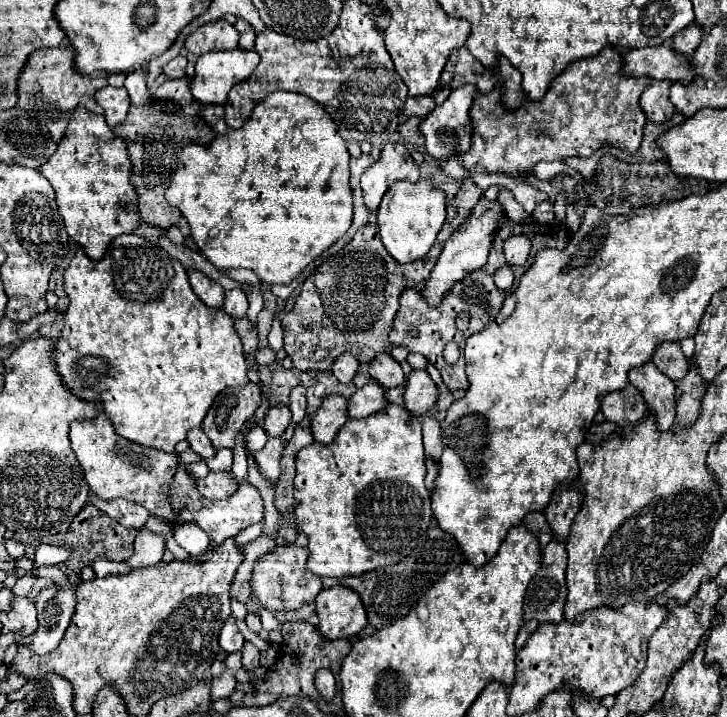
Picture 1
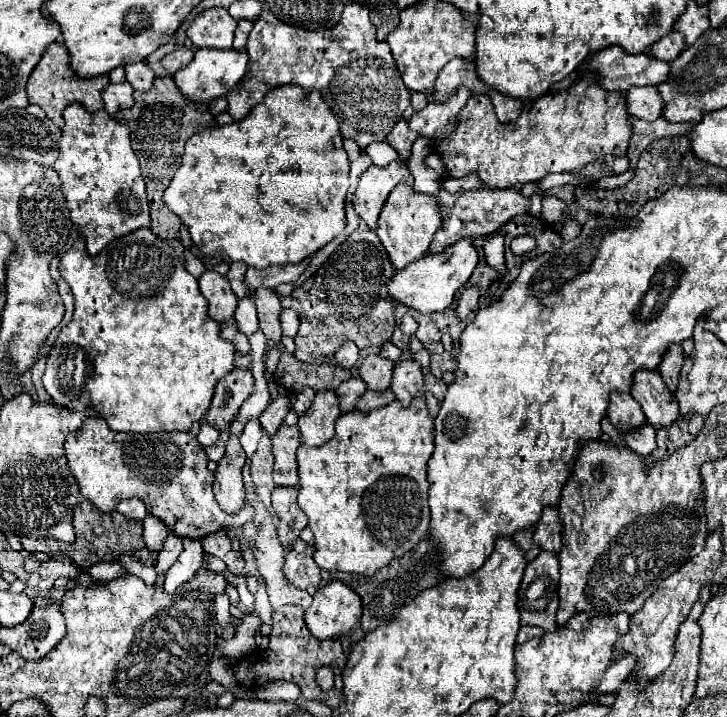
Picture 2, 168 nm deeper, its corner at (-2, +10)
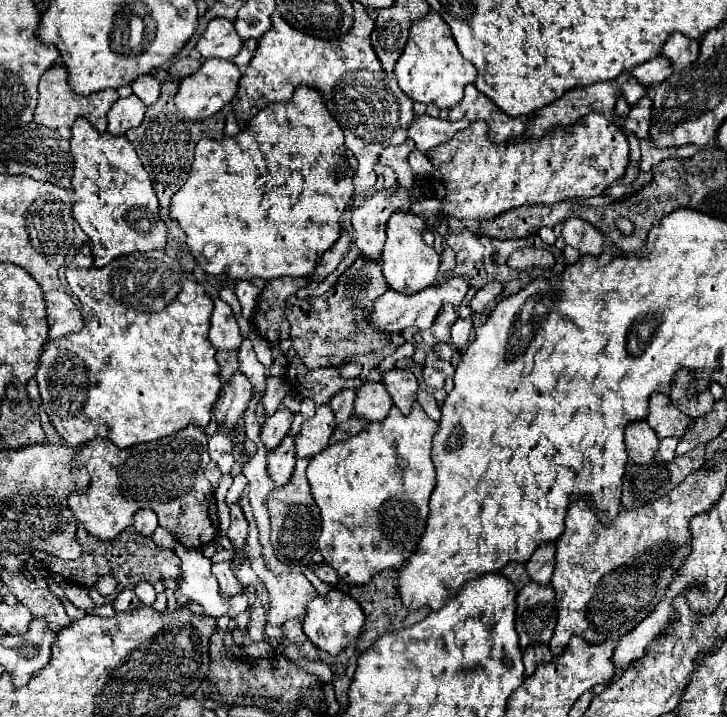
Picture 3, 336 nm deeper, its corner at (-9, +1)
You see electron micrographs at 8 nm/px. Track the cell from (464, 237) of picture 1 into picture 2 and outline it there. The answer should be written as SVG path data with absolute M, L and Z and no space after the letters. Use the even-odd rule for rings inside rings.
M462 238L456 244L448 246L446 250L422 256L420 260L408 264L408 268L396 272L396 276L388 282L388 290L394 300L408 304L422 314L444 312L452 304L454 294L468 282L476 264L478 264L478 250L474 248L474 240Z

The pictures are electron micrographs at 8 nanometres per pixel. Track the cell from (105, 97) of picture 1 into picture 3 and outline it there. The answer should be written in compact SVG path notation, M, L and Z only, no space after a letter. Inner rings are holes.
M131 95L127 99L117 99L107 115L107 119L109 119L107 131L113 135L125 135L129 129L137 127L143 121L145 109L147 107L143 105L143 101L139 101L139 97L135 97L135 95Z

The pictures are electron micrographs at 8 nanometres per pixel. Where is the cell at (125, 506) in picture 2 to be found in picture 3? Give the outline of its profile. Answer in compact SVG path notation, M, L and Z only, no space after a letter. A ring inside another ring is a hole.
M151 509L137 511L135 517L133 517L133 527L135 527L135 531L139 531L139 535L151 537L155 533L155 529L157 529L157 517L155 517L155 513Z

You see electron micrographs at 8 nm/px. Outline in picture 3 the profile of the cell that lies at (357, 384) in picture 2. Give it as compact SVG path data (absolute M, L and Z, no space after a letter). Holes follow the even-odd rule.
M343 389L339 391L331 401L329 401L329 407L331 411L335 413L335 419L337 423L343 423L351 417L353 413L353 403L355 403L355 391L353 389Z

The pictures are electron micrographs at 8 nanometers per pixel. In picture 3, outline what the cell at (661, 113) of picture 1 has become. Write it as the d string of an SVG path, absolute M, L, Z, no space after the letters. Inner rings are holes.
M641 97L625 117L617 119L617 125L625 133L633 133L637 139L647 139L651 125L651 99Z

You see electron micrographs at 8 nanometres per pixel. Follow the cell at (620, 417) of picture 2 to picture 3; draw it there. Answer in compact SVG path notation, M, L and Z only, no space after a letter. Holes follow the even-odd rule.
M635 421L625 429L625 445L635 465L647 465L653 461L659 439L647 421Z

